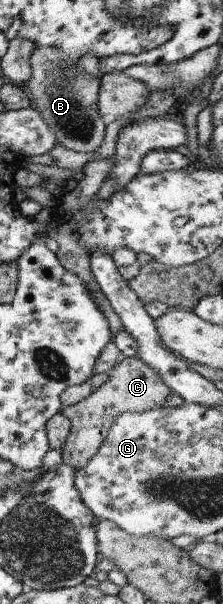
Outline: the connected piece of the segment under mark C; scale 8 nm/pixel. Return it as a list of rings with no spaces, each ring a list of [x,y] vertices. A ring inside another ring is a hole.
[[[135,356],[124,357],[109,370],[109,378],[85,399],[60,409],[59,412],[70,421],[69,433],[59,449],[62,463],[79,471],[97,453],[101,441],[105,439],[109,426],[117,415],[161,409],[169,395],[171,395],[169,387],[161,383],[161,377],[149,365],[145,365]]]

